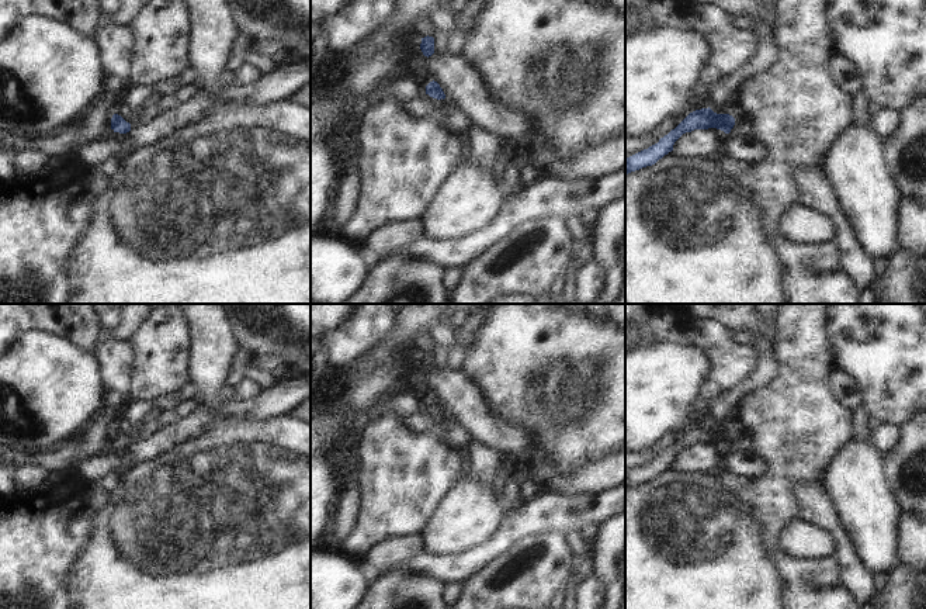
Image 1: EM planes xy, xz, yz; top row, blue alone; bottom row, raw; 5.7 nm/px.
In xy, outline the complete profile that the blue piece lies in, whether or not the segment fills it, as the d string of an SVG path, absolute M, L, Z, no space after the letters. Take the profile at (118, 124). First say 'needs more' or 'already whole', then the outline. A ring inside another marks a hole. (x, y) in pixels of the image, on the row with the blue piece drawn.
needs more; M114 114L111 118L112 134L107 134L101 139L91 141L74 150L72 155L60 155L55 152L49 155L49 160L32 176L17 176L14 179L42 179L51 172L58 170L67 162L80 162L87 167L94 167L100 162L115 158L122 149L126 149L125 134L131 131L131 124L121 115Z

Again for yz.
needs more; M710 107L690 113L674 129L659 139L658 143L625 158L625 174L655 165L659 159L673 150L674 142L686 132L694 129L717 128L728 135L728 150L731 158L757 163L763 160L766 150L755 136L732 134L735 118L729 114L717 114Z

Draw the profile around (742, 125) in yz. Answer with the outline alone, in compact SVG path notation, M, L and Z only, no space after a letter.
M735 113L733 118L735 118L735 125L731 129L731 134L741 134L745 136L755 135L755 128L748 118L742 118L736 113Z

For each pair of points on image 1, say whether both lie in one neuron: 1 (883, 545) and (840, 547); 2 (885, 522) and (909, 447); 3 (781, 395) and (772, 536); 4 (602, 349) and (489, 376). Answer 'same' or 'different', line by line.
1: different
2: different
3: same
4: same

